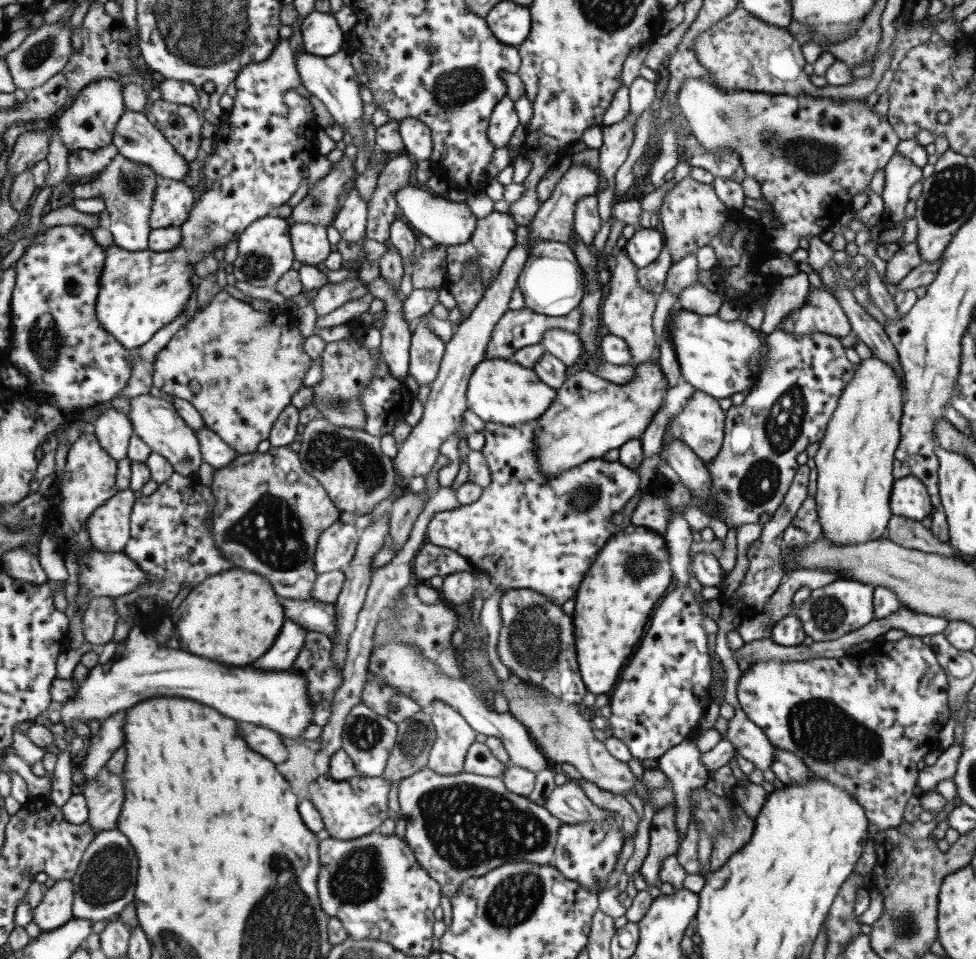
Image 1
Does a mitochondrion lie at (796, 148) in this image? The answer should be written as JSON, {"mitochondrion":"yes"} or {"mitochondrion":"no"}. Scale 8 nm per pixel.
{"mitochondrion":"yes"}

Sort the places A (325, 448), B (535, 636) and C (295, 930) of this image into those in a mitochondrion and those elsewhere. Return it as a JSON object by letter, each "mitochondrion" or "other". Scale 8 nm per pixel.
{"A":"mitochondrion","B":"mitochondrion","C":"mitochondrion"}

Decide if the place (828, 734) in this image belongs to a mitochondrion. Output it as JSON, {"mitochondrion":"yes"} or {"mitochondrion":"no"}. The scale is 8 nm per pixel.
{"mitochondrion":"yes"}

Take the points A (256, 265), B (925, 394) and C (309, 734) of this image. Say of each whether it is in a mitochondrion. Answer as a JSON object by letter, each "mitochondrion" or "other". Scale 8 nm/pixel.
{"A":"mitochondrion","B":"other","C":"other"}

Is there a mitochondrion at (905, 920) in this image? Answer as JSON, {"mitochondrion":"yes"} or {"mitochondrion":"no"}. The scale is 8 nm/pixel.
{"mitochondrion":"yes"}

